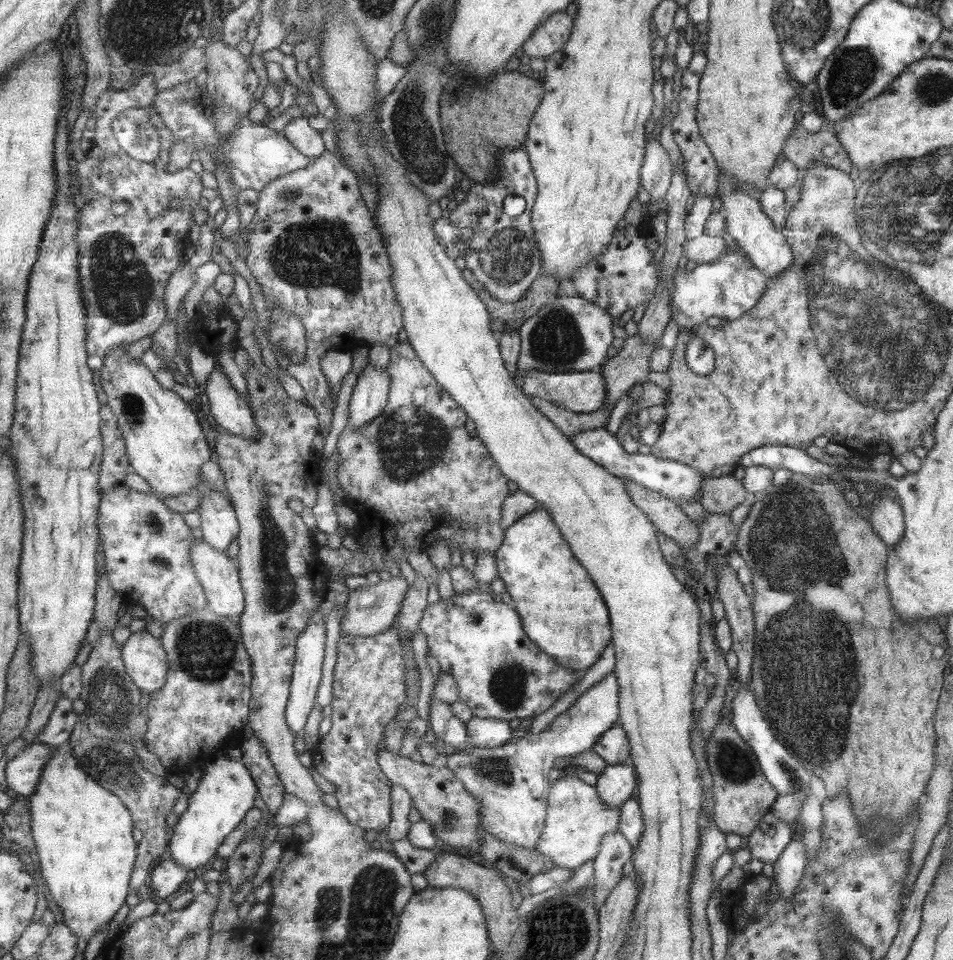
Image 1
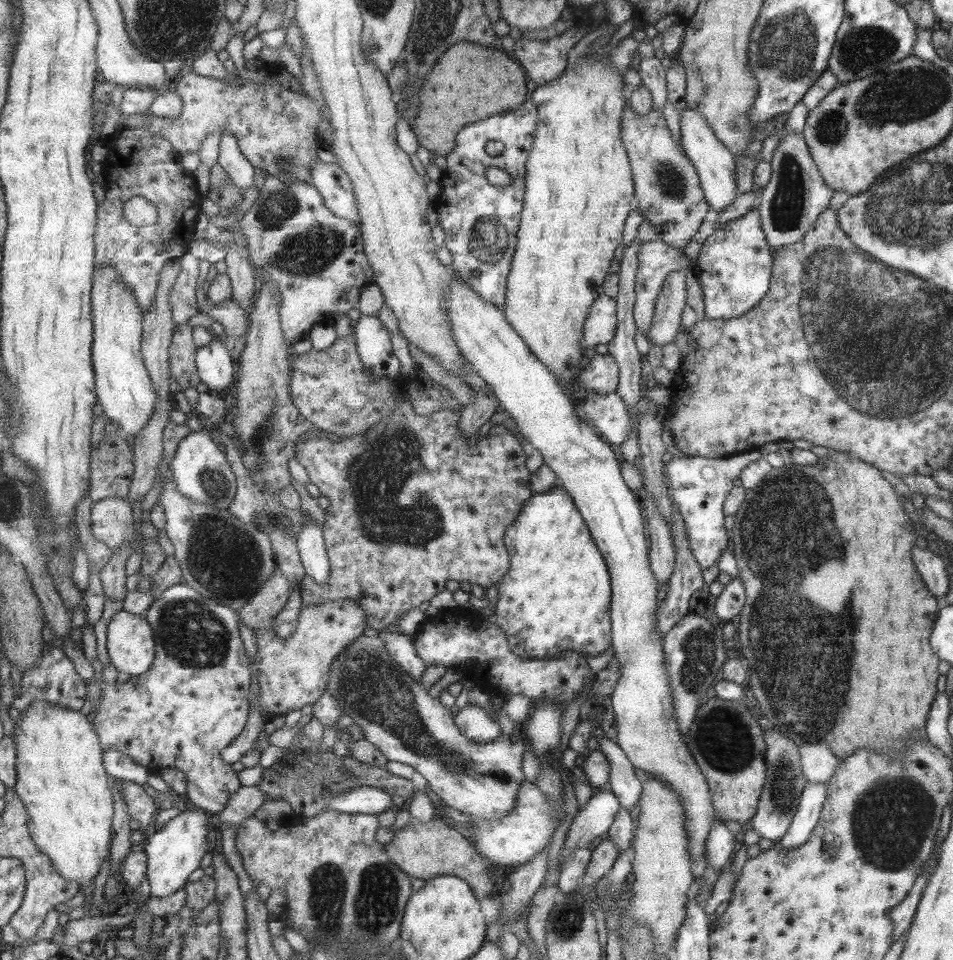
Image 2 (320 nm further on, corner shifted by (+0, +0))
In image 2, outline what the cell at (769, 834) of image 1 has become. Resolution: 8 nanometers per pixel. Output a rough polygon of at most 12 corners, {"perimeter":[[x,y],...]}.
{"perimeter":[[765,730],[767,780],[751,828],[775,843],[807,784],[797,744]]}

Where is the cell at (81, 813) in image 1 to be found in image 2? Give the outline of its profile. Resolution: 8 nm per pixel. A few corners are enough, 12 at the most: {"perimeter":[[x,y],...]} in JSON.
{"perimeter":[[83,712],[15,722],[16,791],[61,874],[93,886],[111,775]]}

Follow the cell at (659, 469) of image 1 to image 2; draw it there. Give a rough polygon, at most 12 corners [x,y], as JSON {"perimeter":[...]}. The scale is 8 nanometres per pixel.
{"perimeter":[[755,450],[668,458],[691,554],[702,569],[730,548],[722,504]]}

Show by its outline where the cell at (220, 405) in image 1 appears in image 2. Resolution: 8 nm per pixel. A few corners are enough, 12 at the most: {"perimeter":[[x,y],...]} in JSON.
{"perimeter":[[223,337],[196,354],[202,382],[224,393],[233,382],[233,356]]}

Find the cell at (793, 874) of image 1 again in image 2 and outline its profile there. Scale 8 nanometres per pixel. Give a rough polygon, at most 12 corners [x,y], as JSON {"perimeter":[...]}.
{"perimeter":[[807,783],[787,832],[777,843],[793,850],[817,824],[826,785]]}

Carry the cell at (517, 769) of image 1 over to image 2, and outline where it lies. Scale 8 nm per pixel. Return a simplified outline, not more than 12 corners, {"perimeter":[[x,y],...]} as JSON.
{"perimeter":[[379,637],[329,695],[388,760],[470,818],[517,808],[521,738],[475,743]]}

